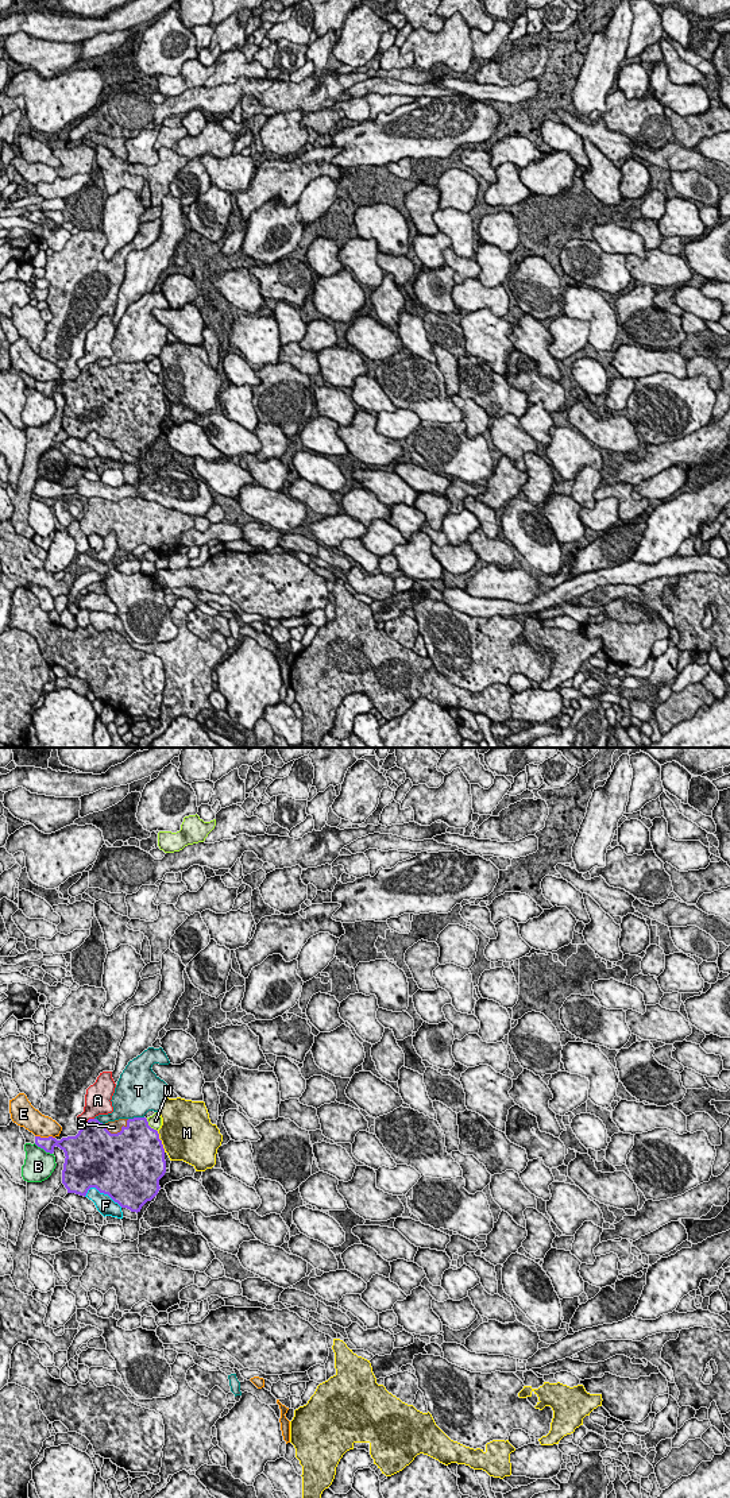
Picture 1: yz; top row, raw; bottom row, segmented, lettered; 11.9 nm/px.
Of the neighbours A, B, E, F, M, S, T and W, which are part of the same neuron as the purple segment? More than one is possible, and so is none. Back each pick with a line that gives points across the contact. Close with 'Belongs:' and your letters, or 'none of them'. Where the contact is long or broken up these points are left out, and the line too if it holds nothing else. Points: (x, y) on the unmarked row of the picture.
S: runs through yz (131, 393), (118, 377), (114, 371)
Belongs: S

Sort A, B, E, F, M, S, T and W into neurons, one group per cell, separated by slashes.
A / B / E / F / M / S / T / W

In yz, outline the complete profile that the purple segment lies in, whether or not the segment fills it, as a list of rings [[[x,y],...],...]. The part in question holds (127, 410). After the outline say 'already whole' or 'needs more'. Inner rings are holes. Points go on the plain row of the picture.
[[[146,362],[119,363],[100,367],[89,363],[76,381],[57,385],[53,381],[35,381],[35,389],[53,398],[54,391],[65,397],[62,428],[67,437],[86,440],[90,432],[108,439],[121,452],[140,456],[159,436],[159,424],[166,417],[165,393],[157,374],[148,370]]]; needs more

